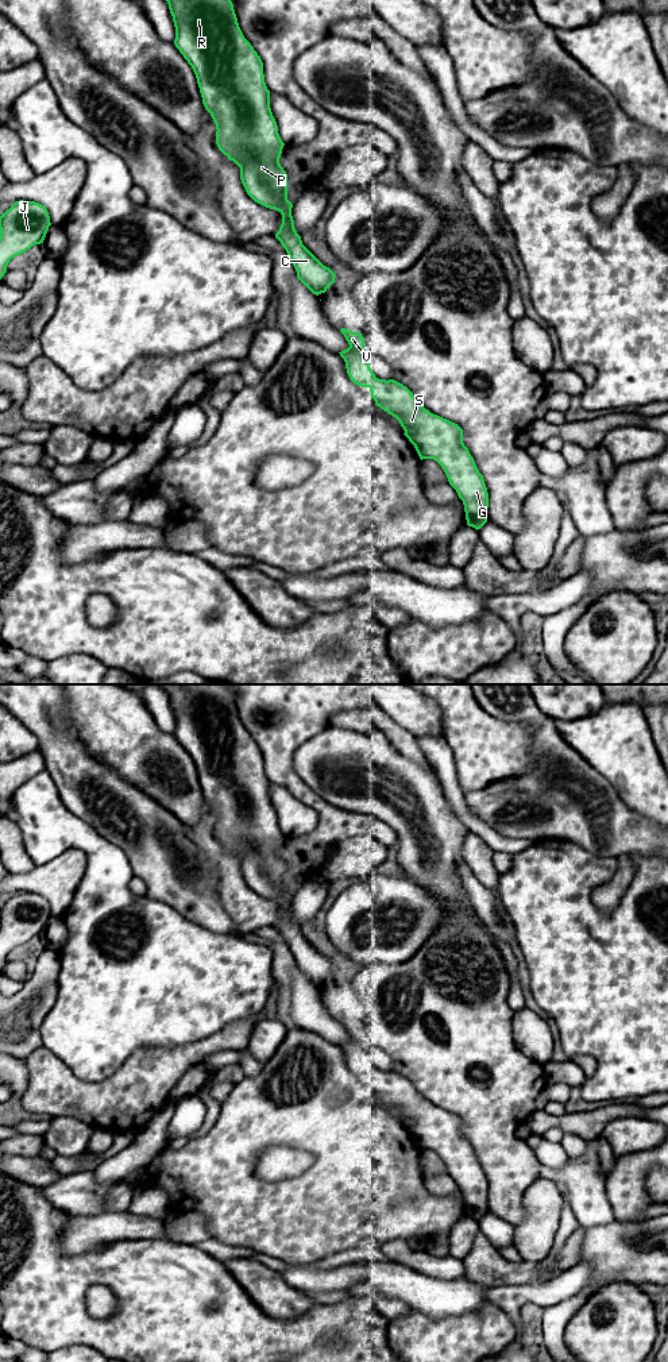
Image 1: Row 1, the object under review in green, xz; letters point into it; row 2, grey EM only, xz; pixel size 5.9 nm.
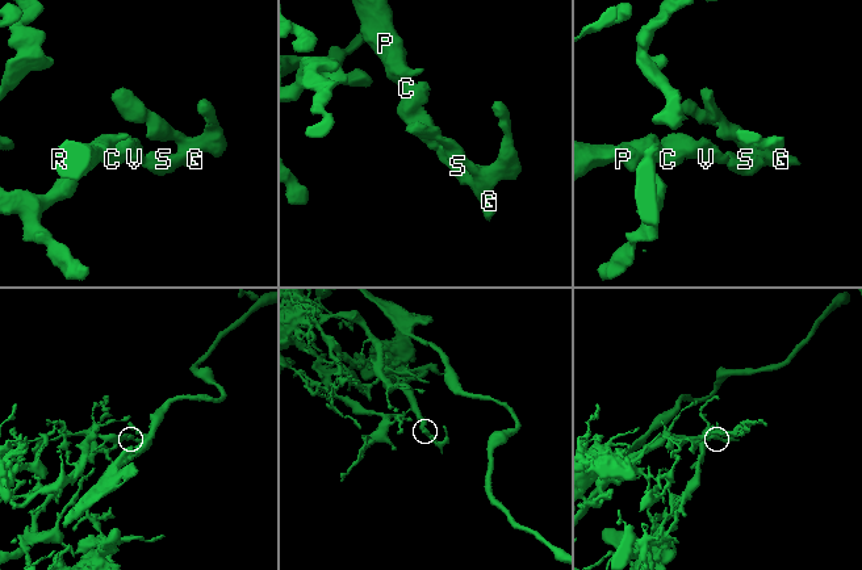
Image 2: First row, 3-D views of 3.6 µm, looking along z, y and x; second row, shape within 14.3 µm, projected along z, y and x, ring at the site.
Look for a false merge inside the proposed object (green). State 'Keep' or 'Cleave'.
Keep

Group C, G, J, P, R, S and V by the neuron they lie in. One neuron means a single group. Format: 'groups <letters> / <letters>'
groups C G J P R S V

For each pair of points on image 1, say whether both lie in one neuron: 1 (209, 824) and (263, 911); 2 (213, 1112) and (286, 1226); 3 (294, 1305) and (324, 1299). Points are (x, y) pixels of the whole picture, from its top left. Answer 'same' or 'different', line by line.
1: same
2: different
3: different

